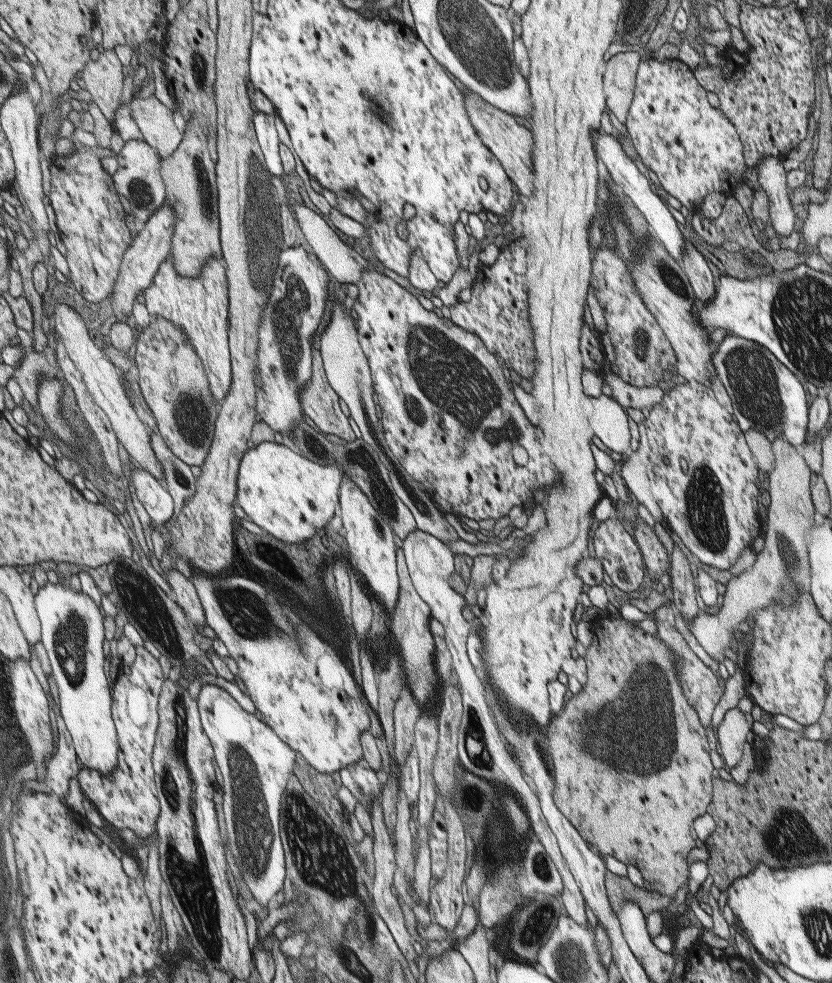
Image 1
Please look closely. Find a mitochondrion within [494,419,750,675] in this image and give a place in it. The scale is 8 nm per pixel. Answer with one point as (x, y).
(708, 524)

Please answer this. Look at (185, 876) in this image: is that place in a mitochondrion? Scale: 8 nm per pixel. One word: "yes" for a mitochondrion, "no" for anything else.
yes

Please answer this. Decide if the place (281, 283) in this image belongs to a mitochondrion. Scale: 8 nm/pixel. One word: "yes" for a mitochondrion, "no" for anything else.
yes

